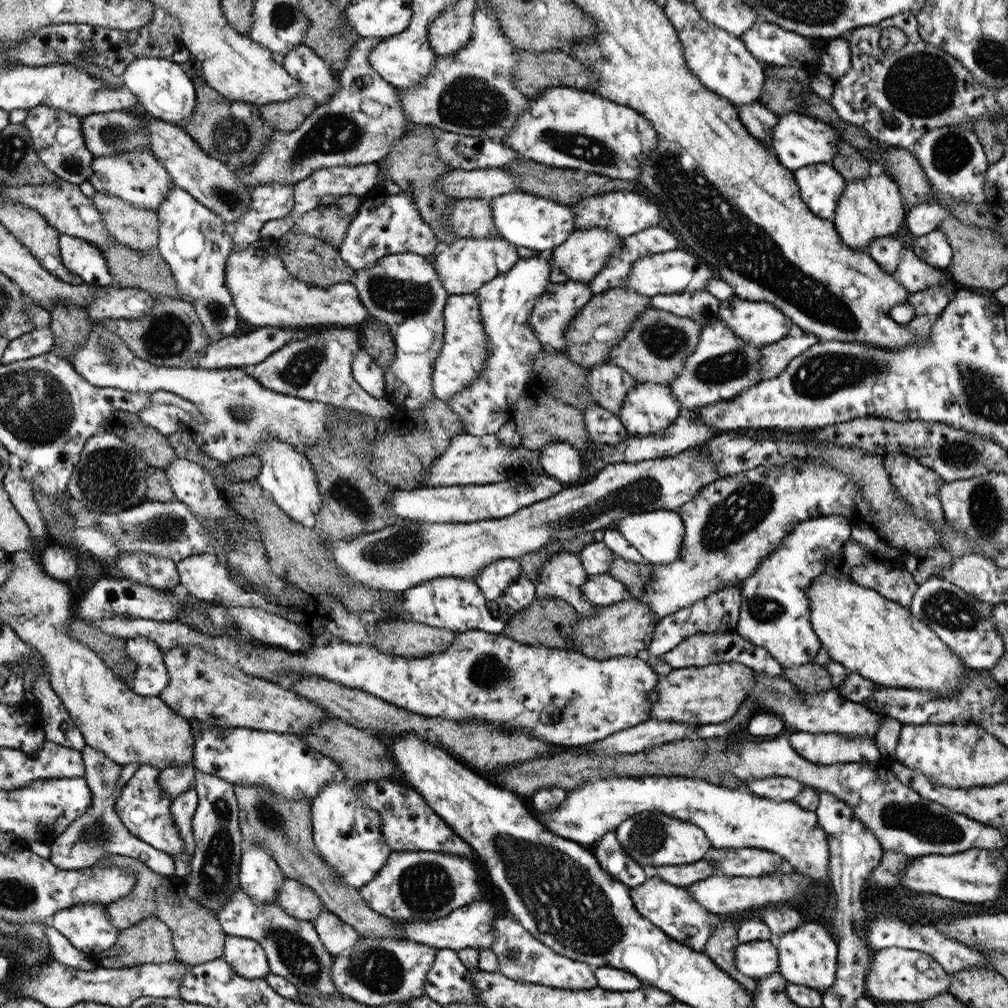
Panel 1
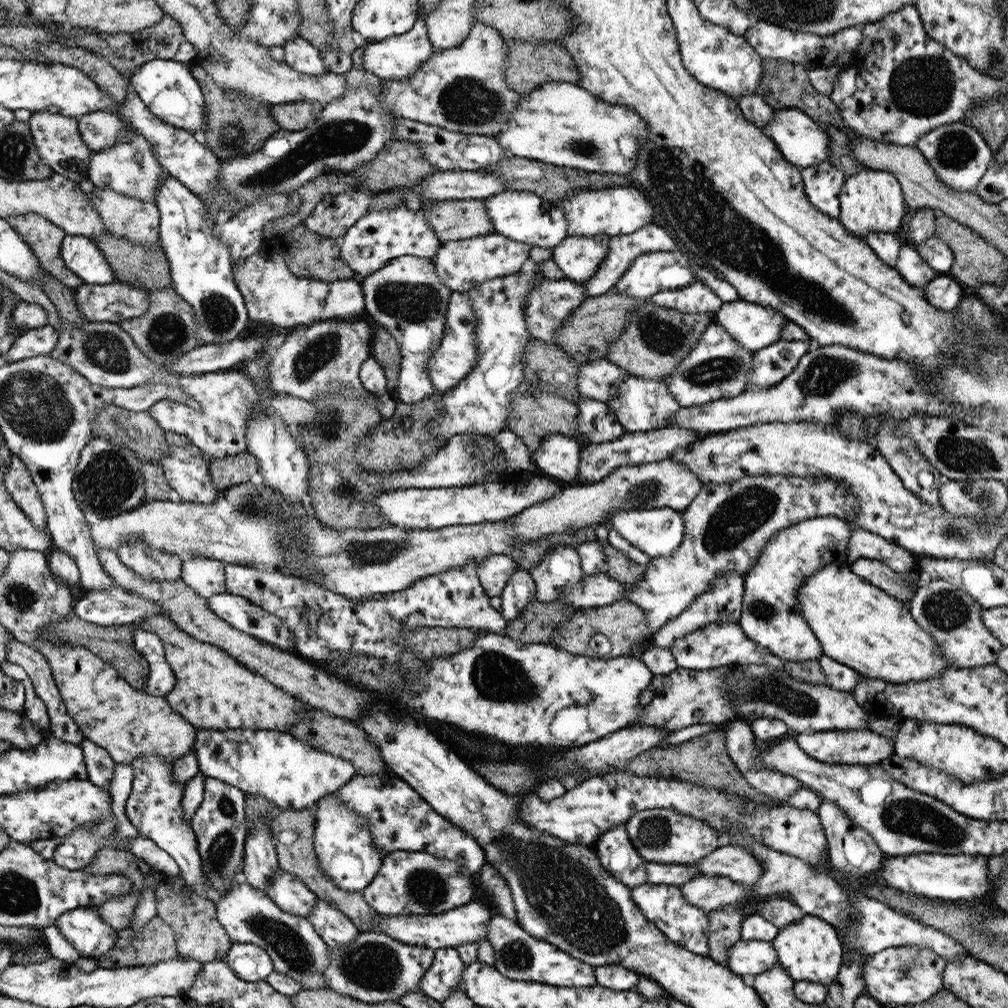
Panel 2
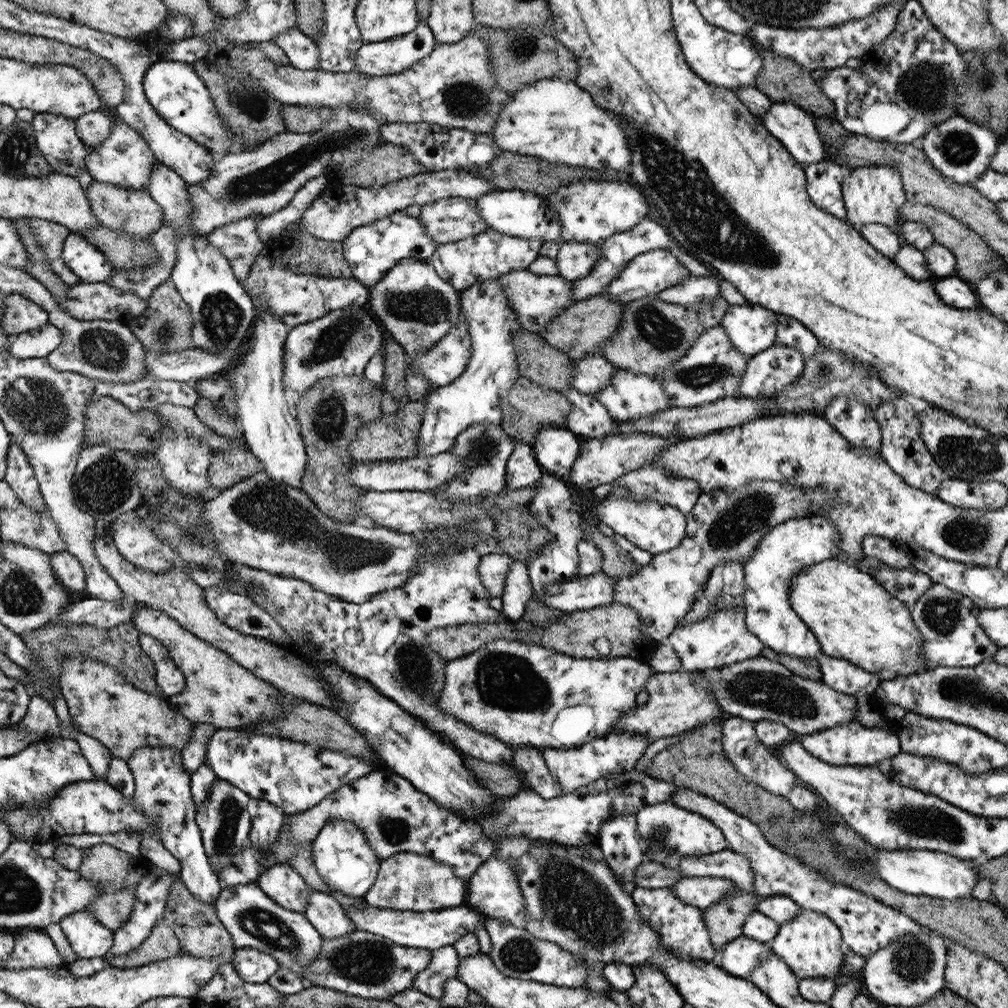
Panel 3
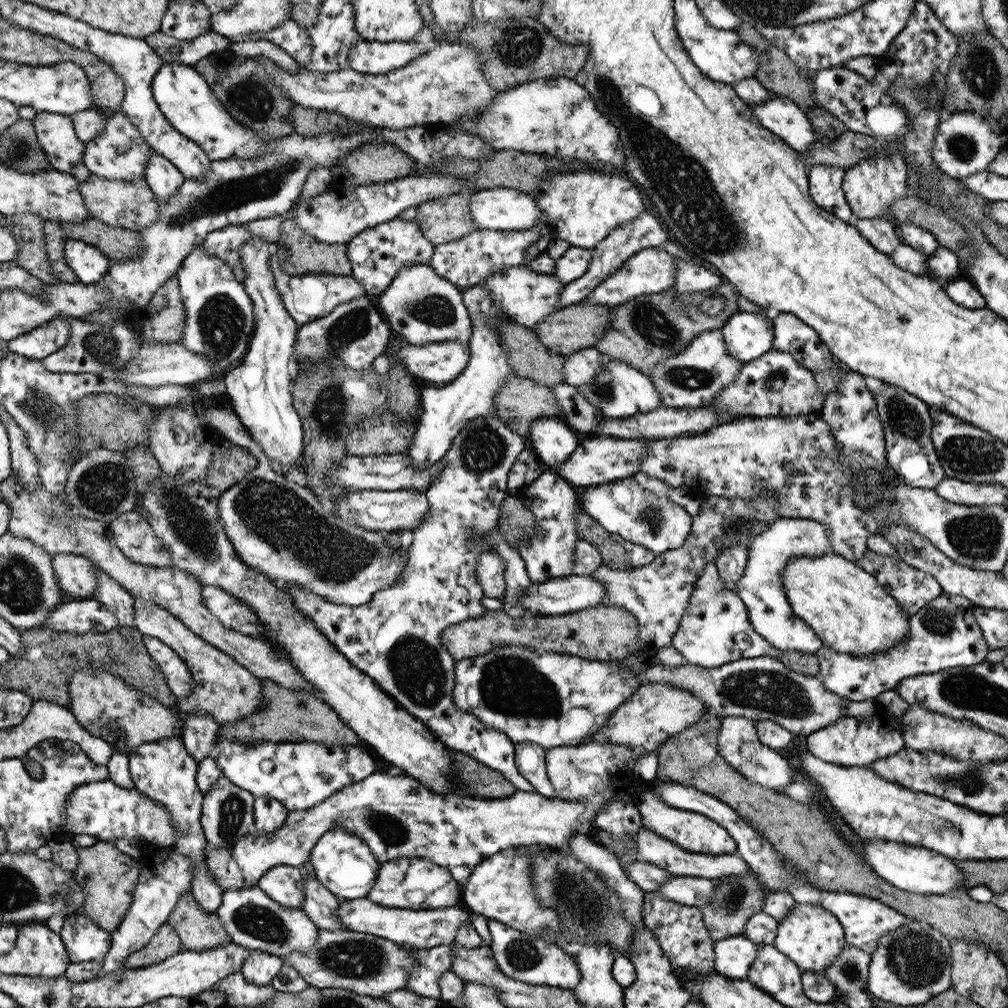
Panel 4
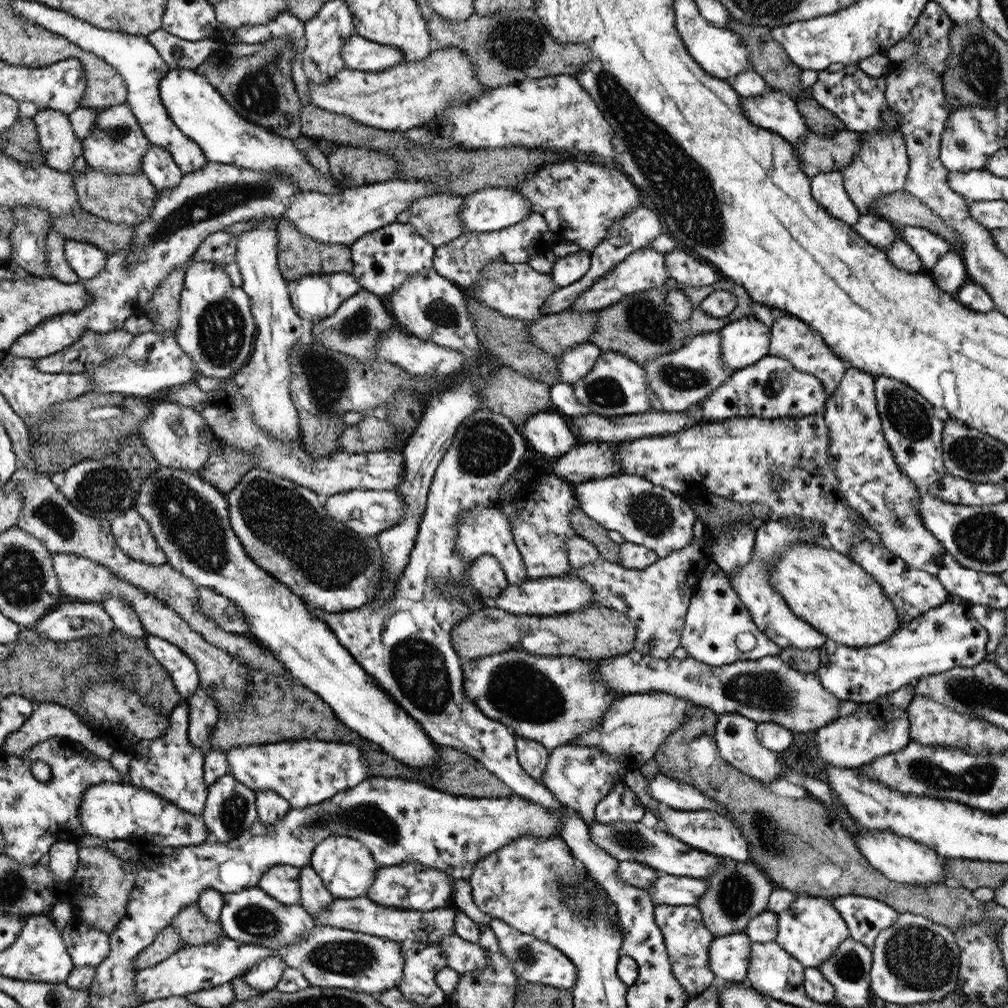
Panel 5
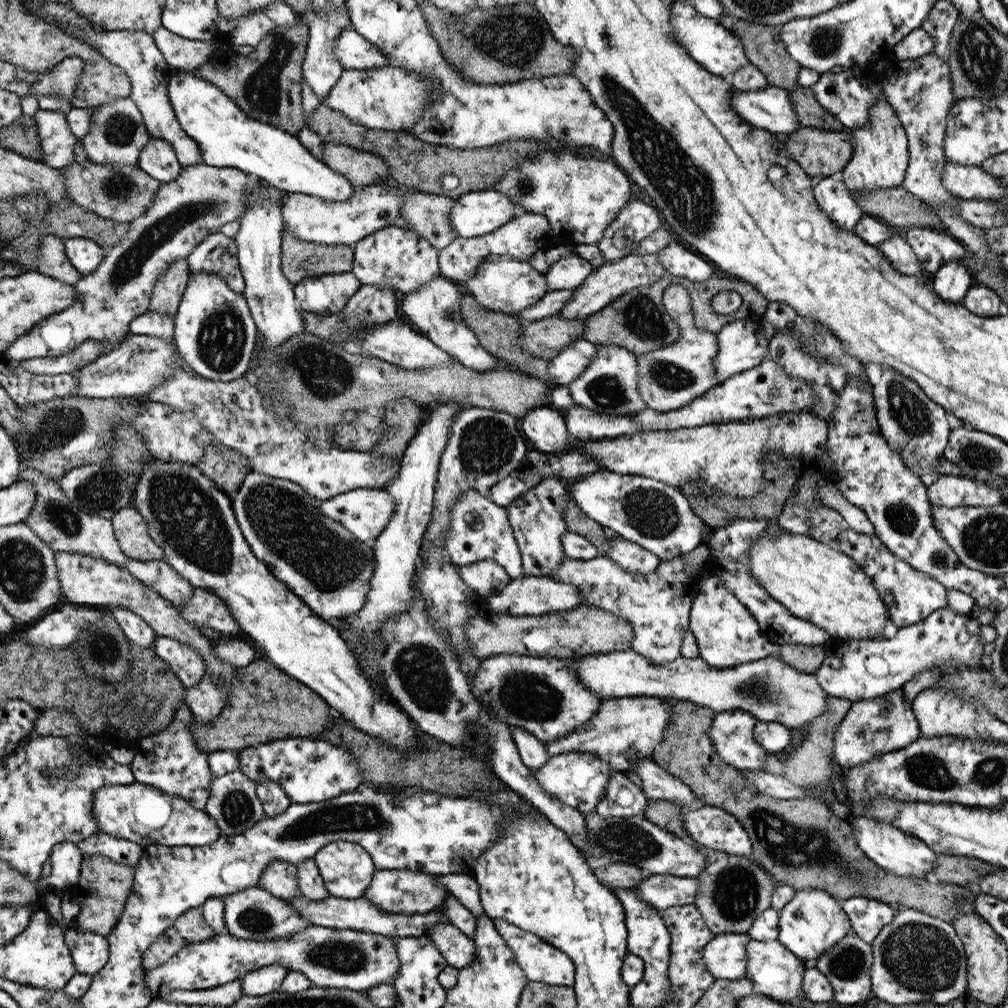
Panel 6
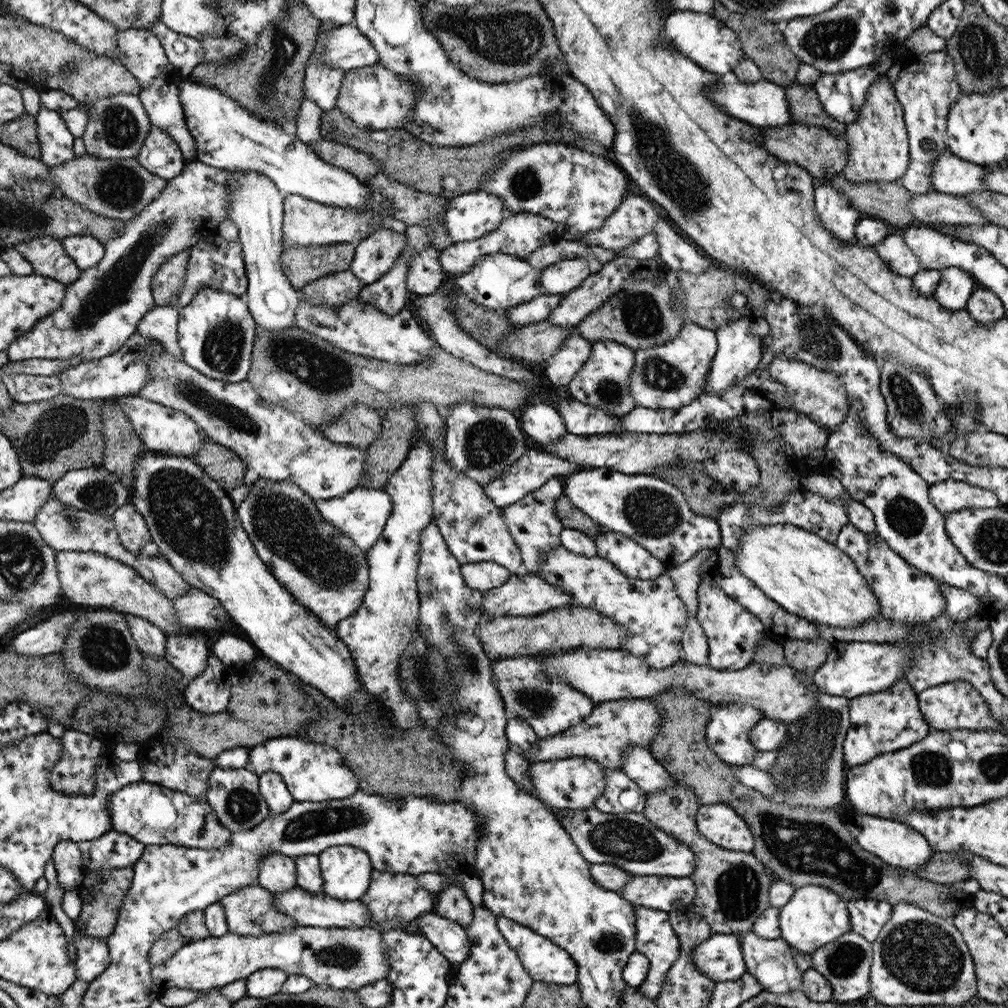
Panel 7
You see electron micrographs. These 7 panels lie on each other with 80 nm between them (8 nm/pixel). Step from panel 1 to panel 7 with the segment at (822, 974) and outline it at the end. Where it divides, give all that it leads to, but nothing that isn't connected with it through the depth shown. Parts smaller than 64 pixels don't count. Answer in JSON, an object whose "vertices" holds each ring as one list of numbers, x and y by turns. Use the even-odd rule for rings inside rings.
{"vertices":[[808,885,795,889,792,898,779,909,781,937,791,948,804,954,811,955,817,948,834,942,850,931,851,925,847,901,823,886]]}

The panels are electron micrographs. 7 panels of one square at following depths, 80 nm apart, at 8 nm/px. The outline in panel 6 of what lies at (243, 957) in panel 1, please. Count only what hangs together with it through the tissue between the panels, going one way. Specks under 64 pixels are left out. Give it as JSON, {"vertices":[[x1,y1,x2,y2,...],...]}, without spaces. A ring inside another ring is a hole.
{"vertices":[[270,964,248,973,241,981,244,995,264,996,280,991,280,986,287,975,287,968,282,965]]}

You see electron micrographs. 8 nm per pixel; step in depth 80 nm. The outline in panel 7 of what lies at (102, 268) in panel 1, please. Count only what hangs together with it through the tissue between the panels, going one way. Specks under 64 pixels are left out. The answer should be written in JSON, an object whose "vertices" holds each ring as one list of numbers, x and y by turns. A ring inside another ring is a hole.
{"vertices":[[70,235,61,241,82,272,94,268,106,256,106,246,94,235]]}

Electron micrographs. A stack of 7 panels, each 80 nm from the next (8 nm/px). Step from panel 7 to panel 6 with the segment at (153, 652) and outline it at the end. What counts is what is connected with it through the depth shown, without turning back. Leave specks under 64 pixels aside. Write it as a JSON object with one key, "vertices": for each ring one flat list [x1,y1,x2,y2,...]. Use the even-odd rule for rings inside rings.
{"vertices":[[120,607,108,609,107,612,117,620,128,641,138,644,142,648,154,650,154,642,156,642,158,635,156,635,155,630,152,630,151,626,148,626,147,622,144,622,140,615]]}

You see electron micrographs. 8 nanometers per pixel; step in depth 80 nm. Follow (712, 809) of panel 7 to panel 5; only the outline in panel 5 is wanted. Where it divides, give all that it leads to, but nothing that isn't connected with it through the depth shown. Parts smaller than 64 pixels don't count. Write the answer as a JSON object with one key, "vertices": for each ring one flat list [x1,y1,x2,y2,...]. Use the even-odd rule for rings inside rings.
{"vertices":[[630,766,630,769,622,778,626,786,640,799,646,811,652,812,659,821,658,827,662,828,674,838,680,839,688,847,704,851,719,857,730,857,738,861,748,861,750,858,750,847,746,837,742,835,740,827,735,826,734,821,727,816,720,816,711,810,676,810,668,807,663,809,662,803,652,798,649,793,646,779,638,768]]}

